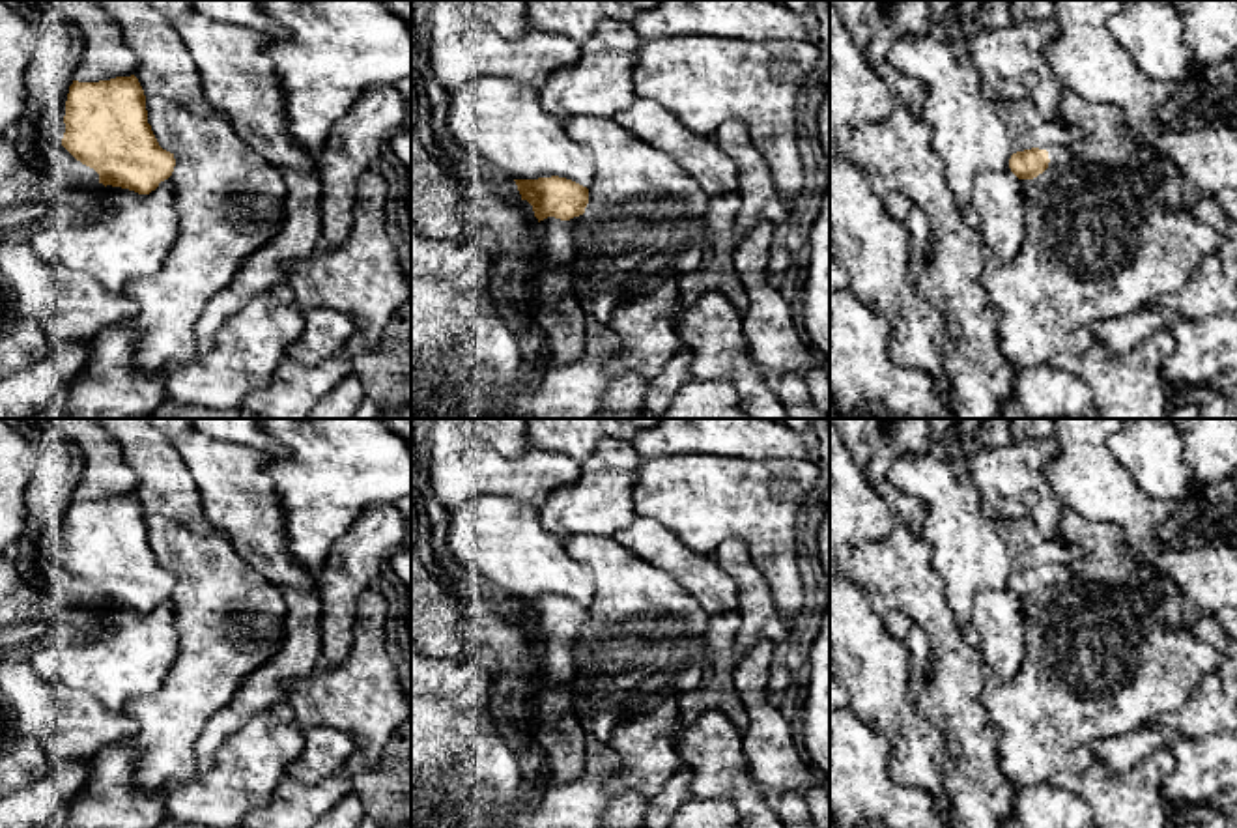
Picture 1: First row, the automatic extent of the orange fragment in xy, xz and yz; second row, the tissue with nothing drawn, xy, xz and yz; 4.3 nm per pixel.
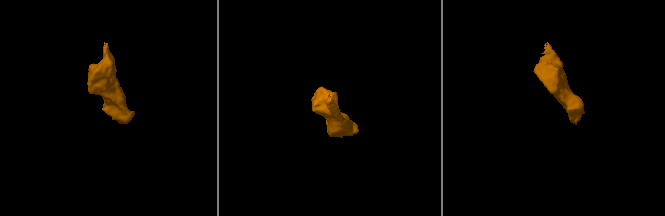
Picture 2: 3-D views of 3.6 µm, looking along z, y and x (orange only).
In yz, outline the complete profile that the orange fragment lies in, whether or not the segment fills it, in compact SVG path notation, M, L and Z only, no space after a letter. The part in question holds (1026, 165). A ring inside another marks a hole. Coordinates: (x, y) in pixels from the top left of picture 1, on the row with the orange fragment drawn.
M1035 146L1017 151L1009 159L1009 168L1018 179L1033 179L1046 168L1071 168L1078 159L1076 150L1063 146Z

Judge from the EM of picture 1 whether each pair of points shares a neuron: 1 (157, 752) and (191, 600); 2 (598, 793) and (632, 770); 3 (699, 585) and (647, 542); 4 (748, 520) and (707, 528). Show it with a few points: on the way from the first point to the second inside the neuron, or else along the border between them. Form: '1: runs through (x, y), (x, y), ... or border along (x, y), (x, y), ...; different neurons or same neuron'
1: runs through (176, 714), (193, 692), (193, 638); same neuron
2: border along (610, 770), (610, 787), (615, 793); different neurons
3: runs through (686, 572), (660, 546); same neuron
4: runs through (739, 520), (716, 520); same neuron

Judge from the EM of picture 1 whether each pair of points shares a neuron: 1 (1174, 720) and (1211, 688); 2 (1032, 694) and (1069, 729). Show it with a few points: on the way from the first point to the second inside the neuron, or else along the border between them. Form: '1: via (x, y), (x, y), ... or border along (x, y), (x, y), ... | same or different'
1: via (1183, 718), (1204, 698) | same
2: via (1041, 703), (1060, 720) | same

